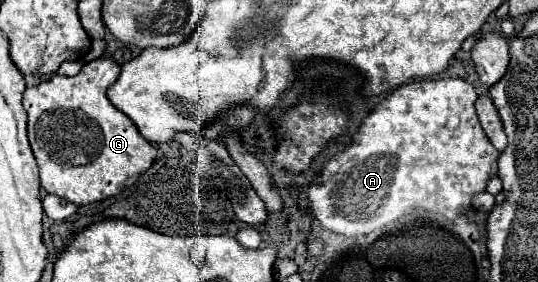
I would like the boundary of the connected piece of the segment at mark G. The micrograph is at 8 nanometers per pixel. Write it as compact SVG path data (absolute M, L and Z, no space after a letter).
M101 57L83 65L75 77L55 73L23 93L28 140L39 165L41 187L47 193L75 205L89 205L119 195L151 167L157 149L105 95L119 73L121 67L113 59Z

